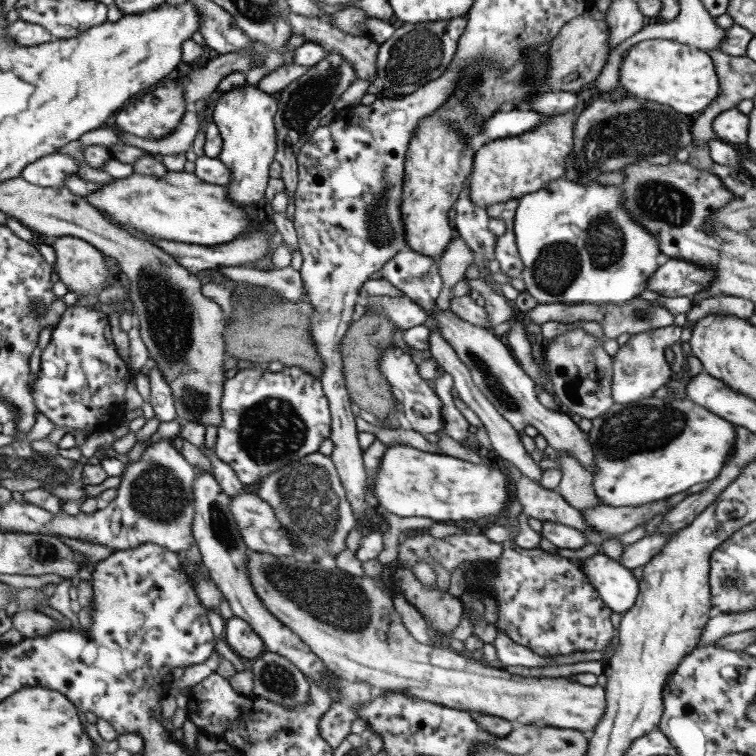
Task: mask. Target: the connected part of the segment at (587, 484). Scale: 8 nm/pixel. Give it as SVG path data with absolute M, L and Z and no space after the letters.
M568 451L553 453L553 459L557 460L562 477L558 486L558 493L578 510L602 506L597 500L593 488L591 472L585 470L581 463Z

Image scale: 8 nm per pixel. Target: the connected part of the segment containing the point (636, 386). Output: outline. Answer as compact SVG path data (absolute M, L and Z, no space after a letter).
M667 324L664 328L655 328L630 335L628 342L620 346L612 356L612 399L616 403L627 403L643 398L652 397L658 388L667 384L672 378L679 375L671 369L670 362L666 361L665 350L679 341L680 327Z

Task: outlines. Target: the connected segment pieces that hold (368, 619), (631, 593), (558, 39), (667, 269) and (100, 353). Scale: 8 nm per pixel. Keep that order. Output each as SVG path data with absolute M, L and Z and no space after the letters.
M248 550L248 562L246 562L246 567L248 567L248 577L250 577L250 583L252 583L255 594L264 602L268 611L270 611L276 619L280 620L284 626L298 635L311 648L312 652L318 655L318 658L324 662L324 665L341 680L351 683L366 682L370 688L381 694L388 694L388 692L404 692L410 694L410 696L414 696L414 698L422 698L426 700L426 702L434 702L442 706L466 710L471 713L483 712L484 714L505 718L516 725L532 725L537 724L538 721L542 721L545 725L551 727L574 729L581 731L585 735L589 735L593 732L594 728L598 726L600 718L604 716L604 710L606 710L606 691L604 691L604 687L598 684L594 686L584 686L576 681L570 681L567 677L538 678L510 674L500 665L484 665L484 663L476 661L469 653L458 653L449 647L434 647L416 641L414 637L412 637L412 634L404 627L400 615L394 610L393 596L390 588L379 578L355 576L338 567L328 568L320 565L318 562L306 562L294 558L294 556L272 556L272 554L254 552L254 550Z
M600 551L584 559L580 570L613 612L625 613L636 605L639 581L632 570L620 562Z
M588 14L570 20L549 44L548 74L544 86L552 91L578 93L584 84L595 80L609 60L611 52L610 31L605 20L596 20Z
M664 258L658 269L646 281L646 292L656 292L668 298L691 298L704 287L712 286L714 275L714 270L700 268L676 258Z
M72 304L62 314L60 322L52 329L50 341L41 352L38 378L30 384L32 397L38 412L47 416L56 427L64 427L68 432L88 429L88 434L99 430L111 431L124 422L124 394L131 375L126 362L118 354L112 340L110 322L107 314L88 306Z

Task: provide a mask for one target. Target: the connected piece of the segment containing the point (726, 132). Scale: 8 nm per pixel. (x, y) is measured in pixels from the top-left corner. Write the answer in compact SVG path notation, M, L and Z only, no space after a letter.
M736 107L726 110L714 120L712 129L720 139L737 147L747 142L749 116L739 112Z

